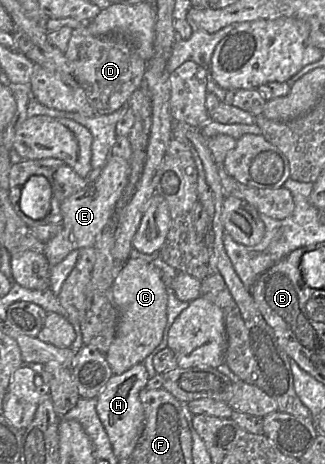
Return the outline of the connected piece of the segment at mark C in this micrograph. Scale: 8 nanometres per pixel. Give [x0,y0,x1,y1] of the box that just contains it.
[106,258,167,374]

